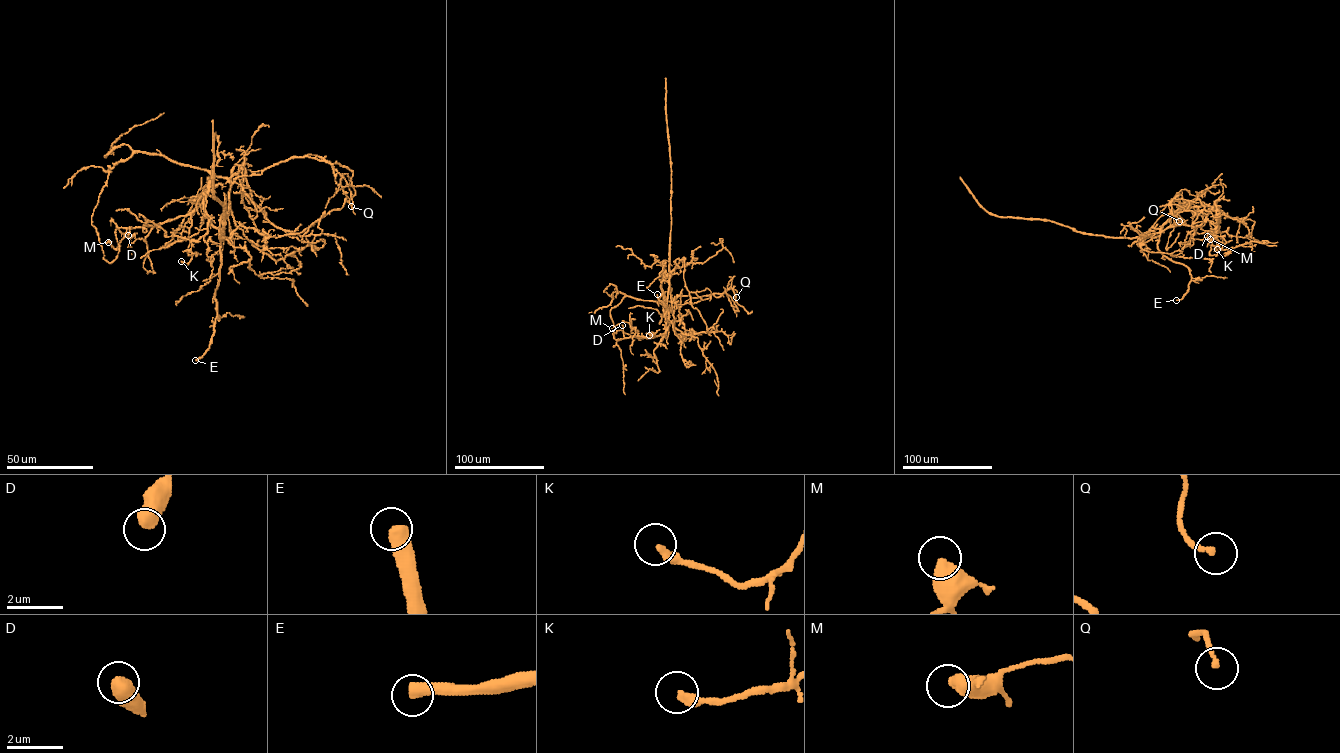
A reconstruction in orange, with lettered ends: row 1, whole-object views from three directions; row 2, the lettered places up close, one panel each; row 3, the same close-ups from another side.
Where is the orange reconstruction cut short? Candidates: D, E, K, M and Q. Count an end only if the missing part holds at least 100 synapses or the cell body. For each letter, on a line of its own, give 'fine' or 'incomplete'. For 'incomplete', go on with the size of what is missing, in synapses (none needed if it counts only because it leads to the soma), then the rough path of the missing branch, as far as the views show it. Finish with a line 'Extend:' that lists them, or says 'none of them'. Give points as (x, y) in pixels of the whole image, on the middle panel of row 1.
D: fine
E: incomplete; course (657, 294), (655, 279), (649, 301)
K: fine
M: fine
Q: fine
Extend: E

